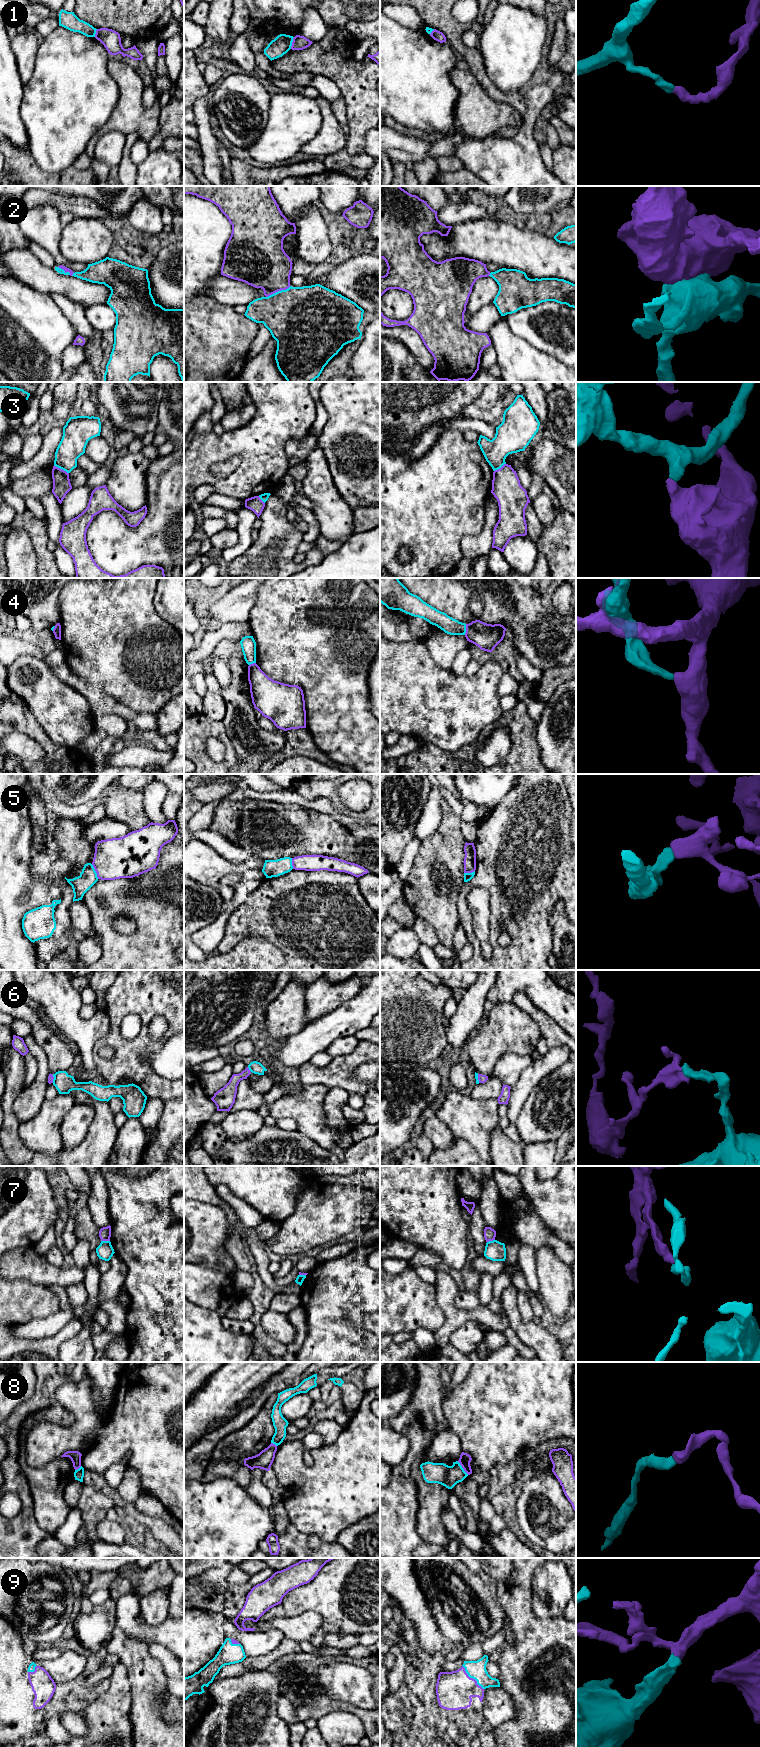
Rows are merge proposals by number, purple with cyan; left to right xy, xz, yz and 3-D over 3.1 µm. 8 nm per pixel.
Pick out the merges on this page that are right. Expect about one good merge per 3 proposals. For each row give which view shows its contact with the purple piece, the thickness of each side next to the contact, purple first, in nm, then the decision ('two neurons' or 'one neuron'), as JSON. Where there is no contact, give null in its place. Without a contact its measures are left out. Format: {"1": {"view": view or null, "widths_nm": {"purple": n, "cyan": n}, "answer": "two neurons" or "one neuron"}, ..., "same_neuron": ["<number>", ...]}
{"1": {"view": "xz", "widths_nm": {"purple": 110, "cyan": 150}, "answer": "two neurons"}, "2": {"view": "xz", "widths_nm": {"purple": 400, "cyan": 460}, "answer": "one neuron"}, "3": {"view": "xy", "widths_nm": {"purple": 140, "cyan": 200}, "answer": "two neurons"}, "4": {"view": "yz", "widths_nm": {"purple": 200, "cyan": 130}, "answer": "two neurons"}, "5": {"view": "xy", "widths_nm": {"purple": 320, "cyan": 140}, "answer": "two neurons"}, "6": {"view": "xz", "widths_nm": {"purple": 130, "cyan": 100}, "answer": "two neurons"}, "7": {"view": "xy", "widths_nm": {"purple": 100, "cyan": 140}, "answer": "two neurons"}, "8": {"view": "yz", "widths_nm": {"purple": 90, "cyan": 170}, "answer": "two neurons"}, "9": {"view": "yz", "widths_nm": {"purple": 300, "cyan": 140}, "answer": "one neuron"}, "same_neuron": ["2", "9"]}

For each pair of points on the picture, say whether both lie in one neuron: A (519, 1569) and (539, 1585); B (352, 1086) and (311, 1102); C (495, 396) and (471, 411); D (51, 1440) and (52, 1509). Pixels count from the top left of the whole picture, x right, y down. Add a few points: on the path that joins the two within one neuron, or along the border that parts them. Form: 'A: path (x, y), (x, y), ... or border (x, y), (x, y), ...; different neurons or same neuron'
A: border (536, 1569), (530, 1589); different neurons
B: border (305, 1086), (320, 1084), (326, 1085), (329, 1088); different neurons
C: path (489, 402), (482, 409), (477, 410); same neuron
D: border (60, 1456), (40, 1467), (30, 1467), (28, 1465); different neurons

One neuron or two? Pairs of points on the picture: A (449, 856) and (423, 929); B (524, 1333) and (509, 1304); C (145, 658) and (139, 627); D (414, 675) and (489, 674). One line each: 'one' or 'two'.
A: two
B: one
C: one
D: one

